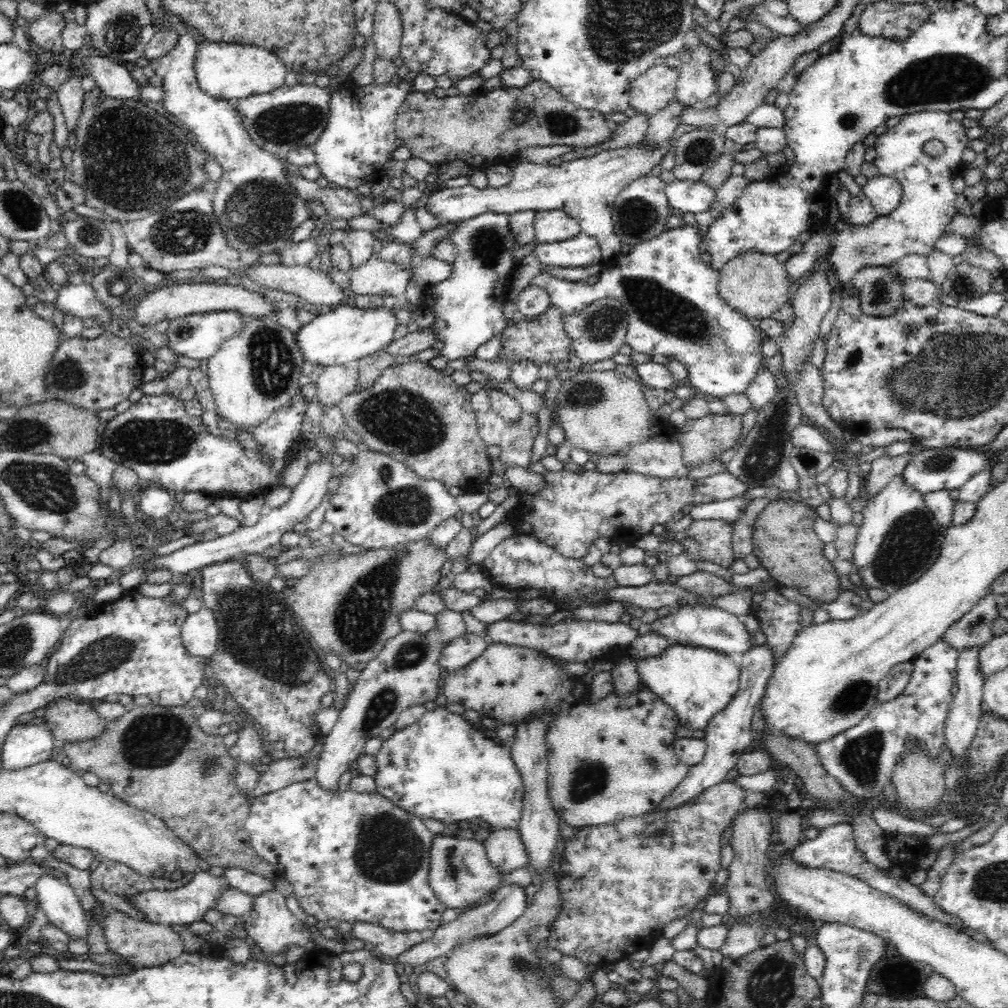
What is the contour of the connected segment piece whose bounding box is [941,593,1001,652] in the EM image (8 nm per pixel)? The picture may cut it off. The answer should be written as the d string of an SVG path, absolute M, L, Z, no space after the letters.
M990 593L970 610L965 617L946 630L941 638L959 652L963 649L980 647L982 649L994 638L994 622L1001 618L996 594Z

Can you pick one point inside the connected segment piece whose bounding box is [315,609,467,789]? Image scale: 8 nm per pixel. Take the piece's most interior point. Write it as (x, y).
(406, 672)

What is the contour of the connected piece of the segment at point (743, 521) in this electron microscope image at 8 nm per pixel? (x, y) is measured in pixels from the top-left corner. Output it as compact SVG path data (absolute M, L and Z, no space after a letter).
M754 498L754 506L750 508L750 514L742 514L734 522L732 532L732 552L736 559L743 559L753 552L753 525L757 515L770 502L769 498Z

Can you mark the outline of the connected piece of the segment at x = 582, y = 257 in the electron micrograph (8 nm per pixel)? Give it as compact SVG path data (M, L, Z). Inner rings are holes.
M582 232L563 242L538 243L535 254L543 268L576 268L603 262L598 242Z

